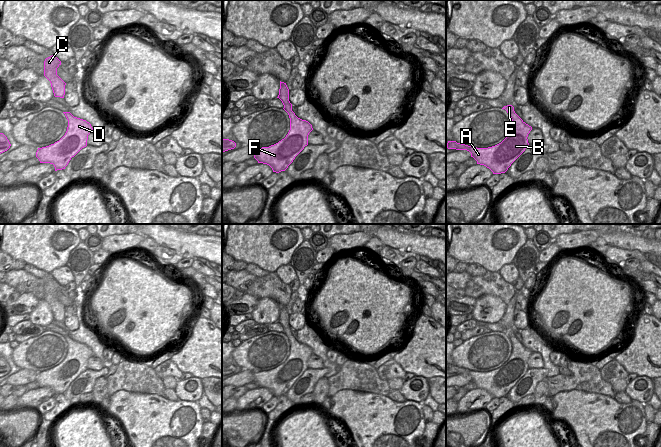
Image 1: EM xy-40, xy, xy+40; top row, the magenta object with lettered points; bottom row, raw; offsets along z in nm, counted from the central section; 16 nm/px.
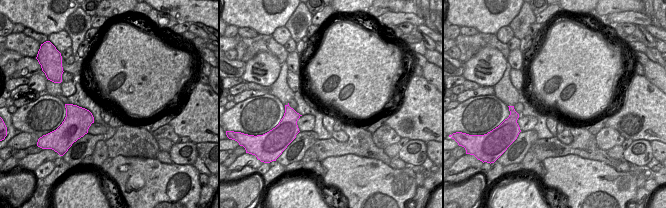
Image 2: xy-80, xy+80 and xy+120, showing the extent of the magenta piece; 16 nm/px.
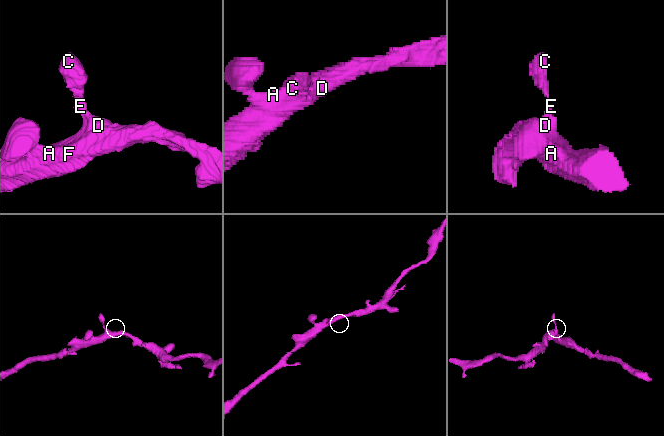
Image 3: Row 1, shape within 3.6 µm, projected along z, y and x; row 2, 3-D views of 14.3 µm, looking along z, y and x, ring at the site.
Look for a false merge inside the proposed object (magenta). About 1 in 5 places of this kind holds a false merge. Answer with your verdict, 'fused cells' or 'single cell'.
single cell

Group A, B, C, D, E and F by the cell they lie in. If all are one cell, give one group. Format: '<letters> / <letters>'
A B C D E F

